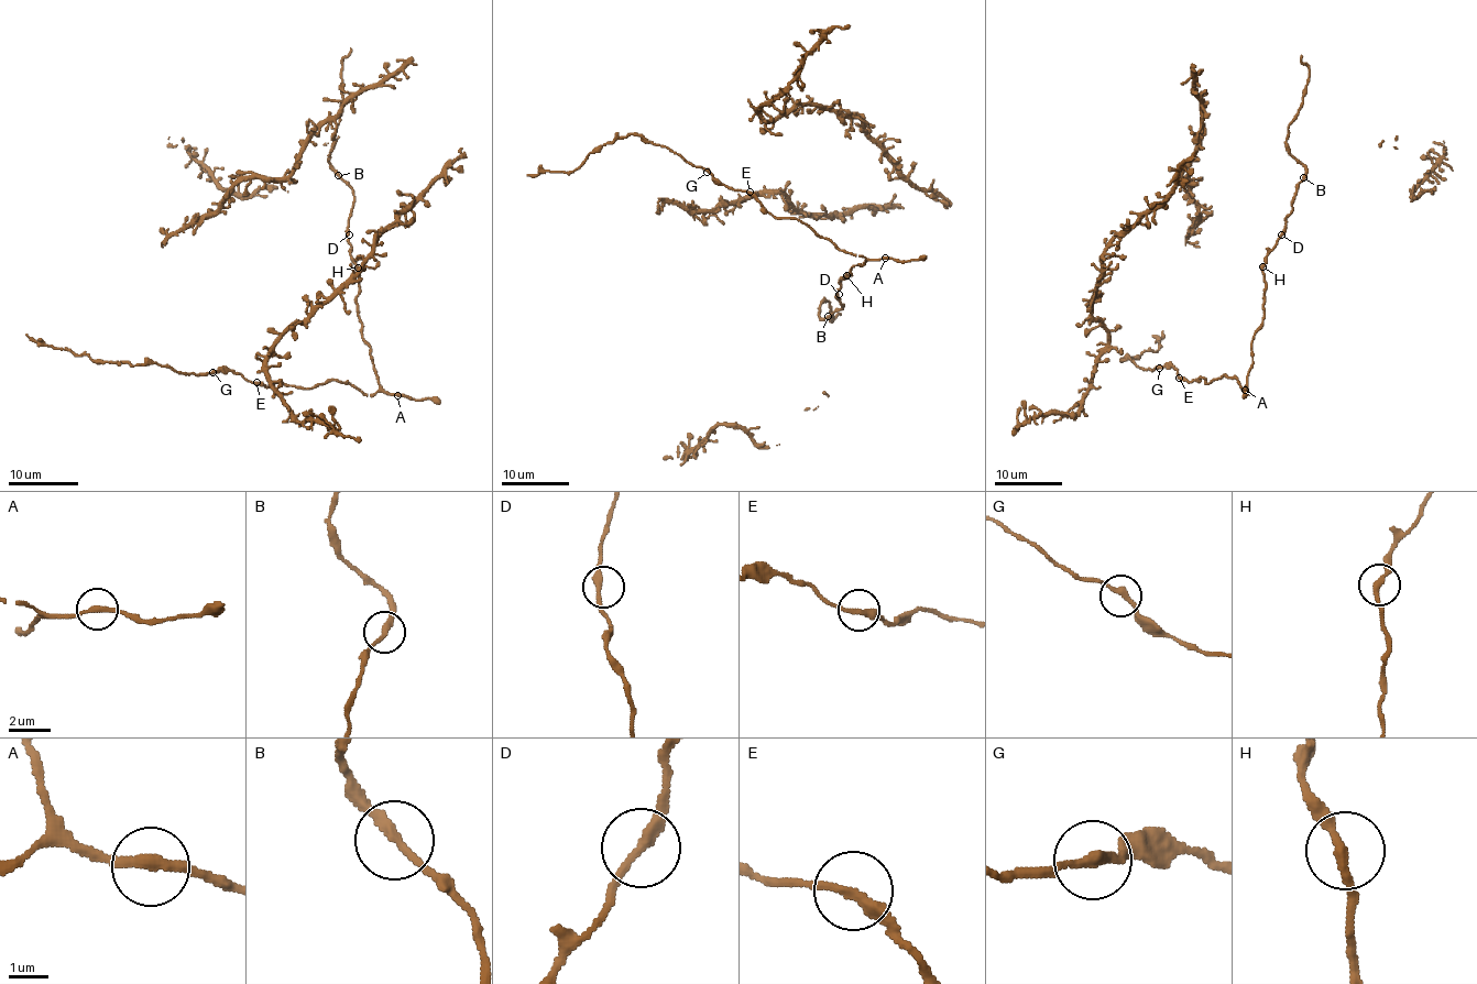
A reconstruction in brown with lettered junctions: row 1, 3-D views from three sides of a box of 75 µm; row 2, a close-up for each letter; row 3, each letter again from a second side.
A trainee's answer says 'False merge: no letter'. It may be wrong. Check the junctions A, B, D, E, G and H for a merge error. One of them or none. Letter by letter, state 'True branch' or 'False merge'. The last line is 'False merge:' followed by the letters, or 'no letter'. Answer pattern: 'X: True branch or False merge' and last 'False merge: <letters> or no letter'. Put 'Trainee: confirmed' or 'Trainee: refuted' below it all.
A: True branch
B: True branch
D: True branch
E: True branch
G: True branch
H: True branch
False merge: no letter
Trainee: confirmed

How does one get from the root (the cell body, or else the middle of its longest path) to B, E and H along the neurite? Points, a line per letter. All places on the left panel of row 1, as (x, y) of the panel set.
B: (215, 370), (267, 385), (340, 381), (367, 394), (379, 390), (347, 236), (354, 194), (338, 175)
E: (215, 370), (232, 370), (256, 382)
H: (215, 370), (232, 370), (267, 385), (316, 387), (340, 381), (373, 394), (379, 378), (361, 334), (358, 268)

